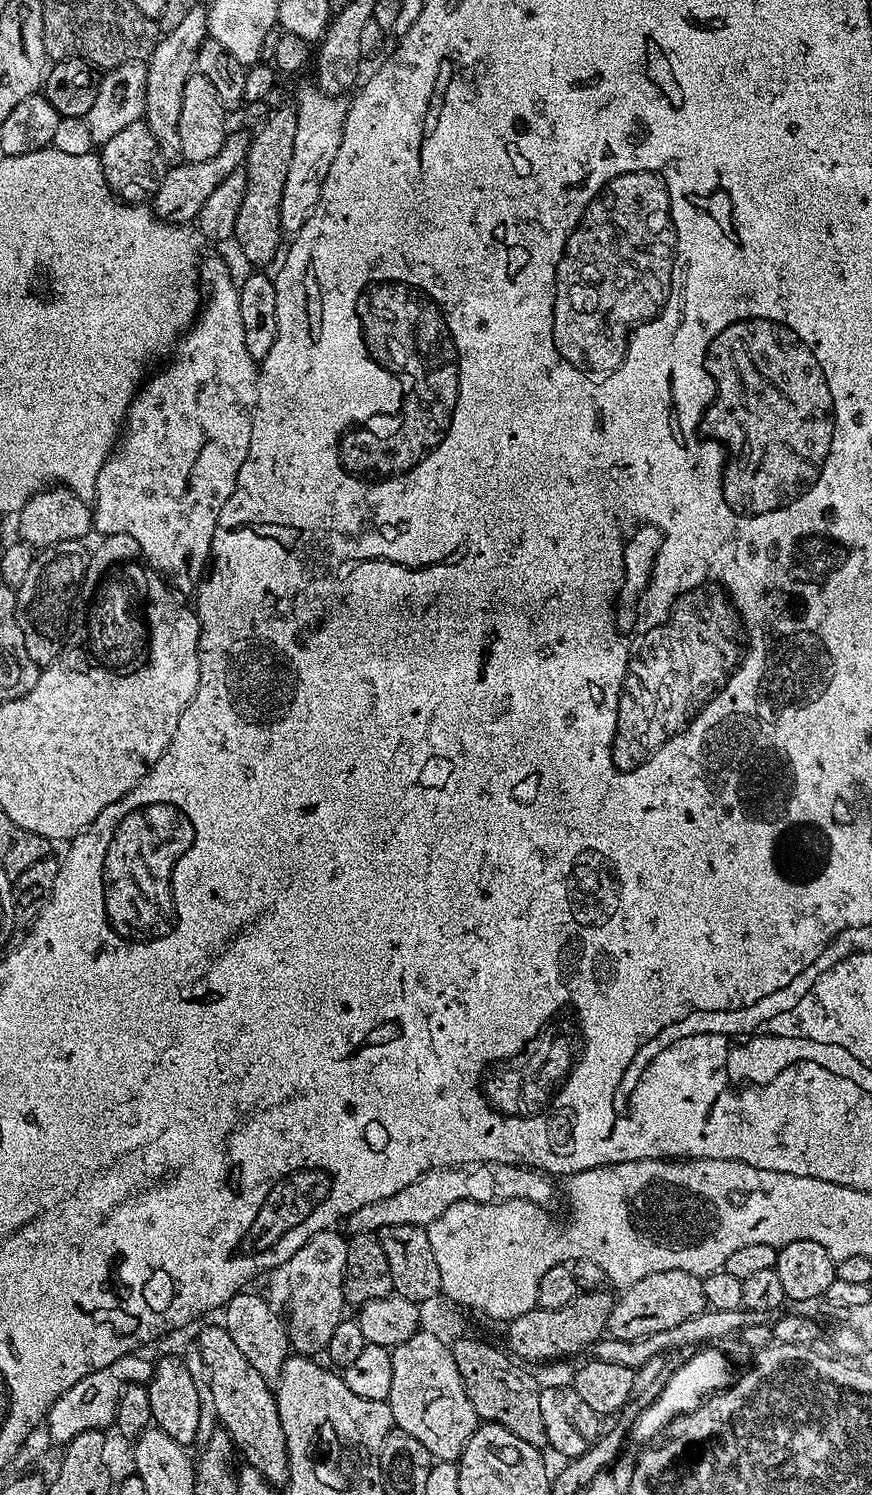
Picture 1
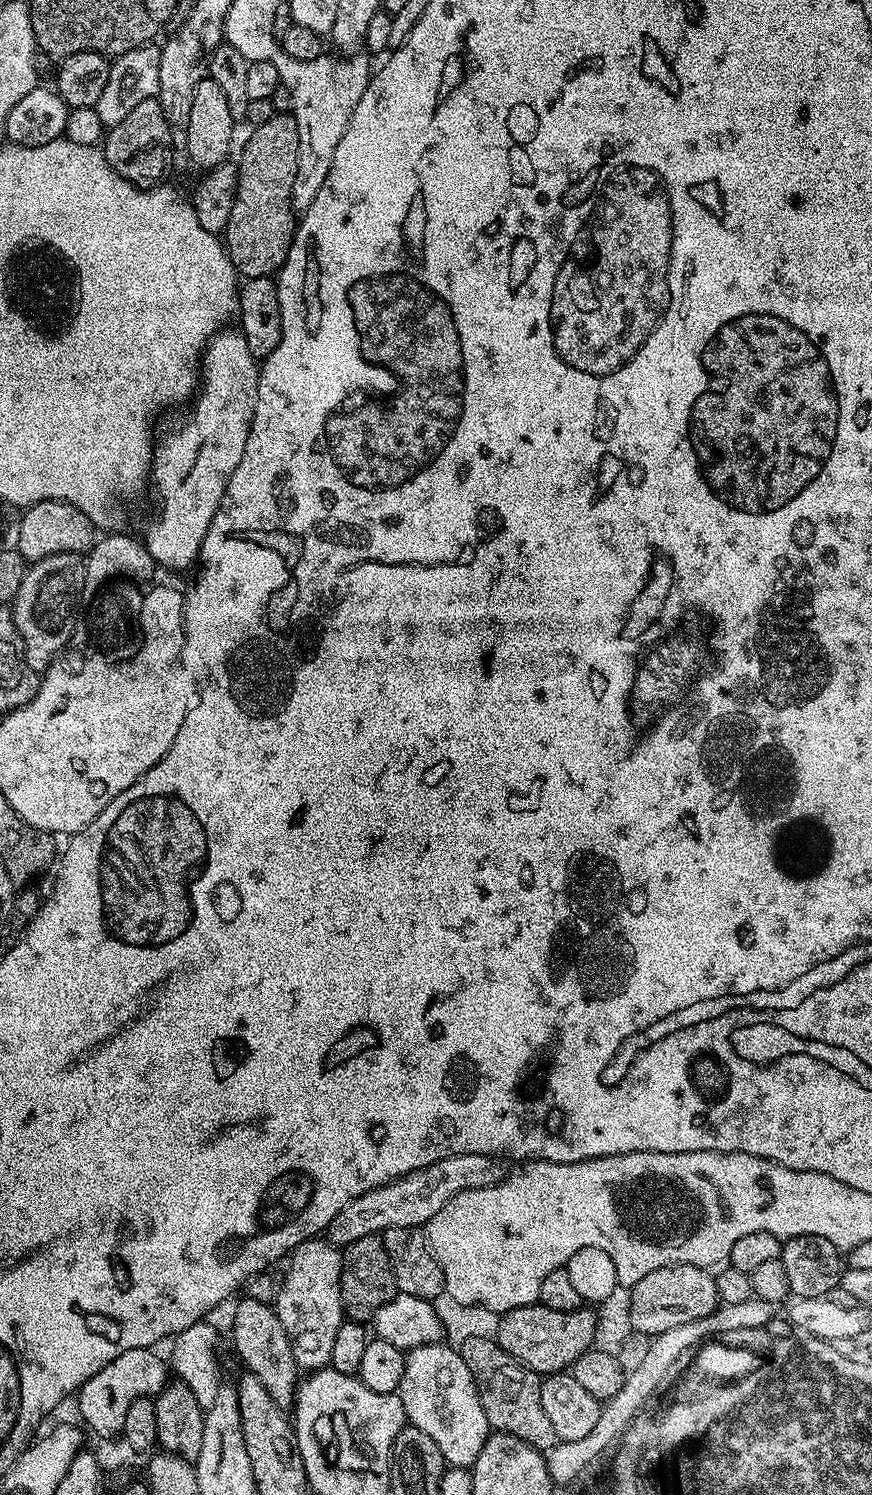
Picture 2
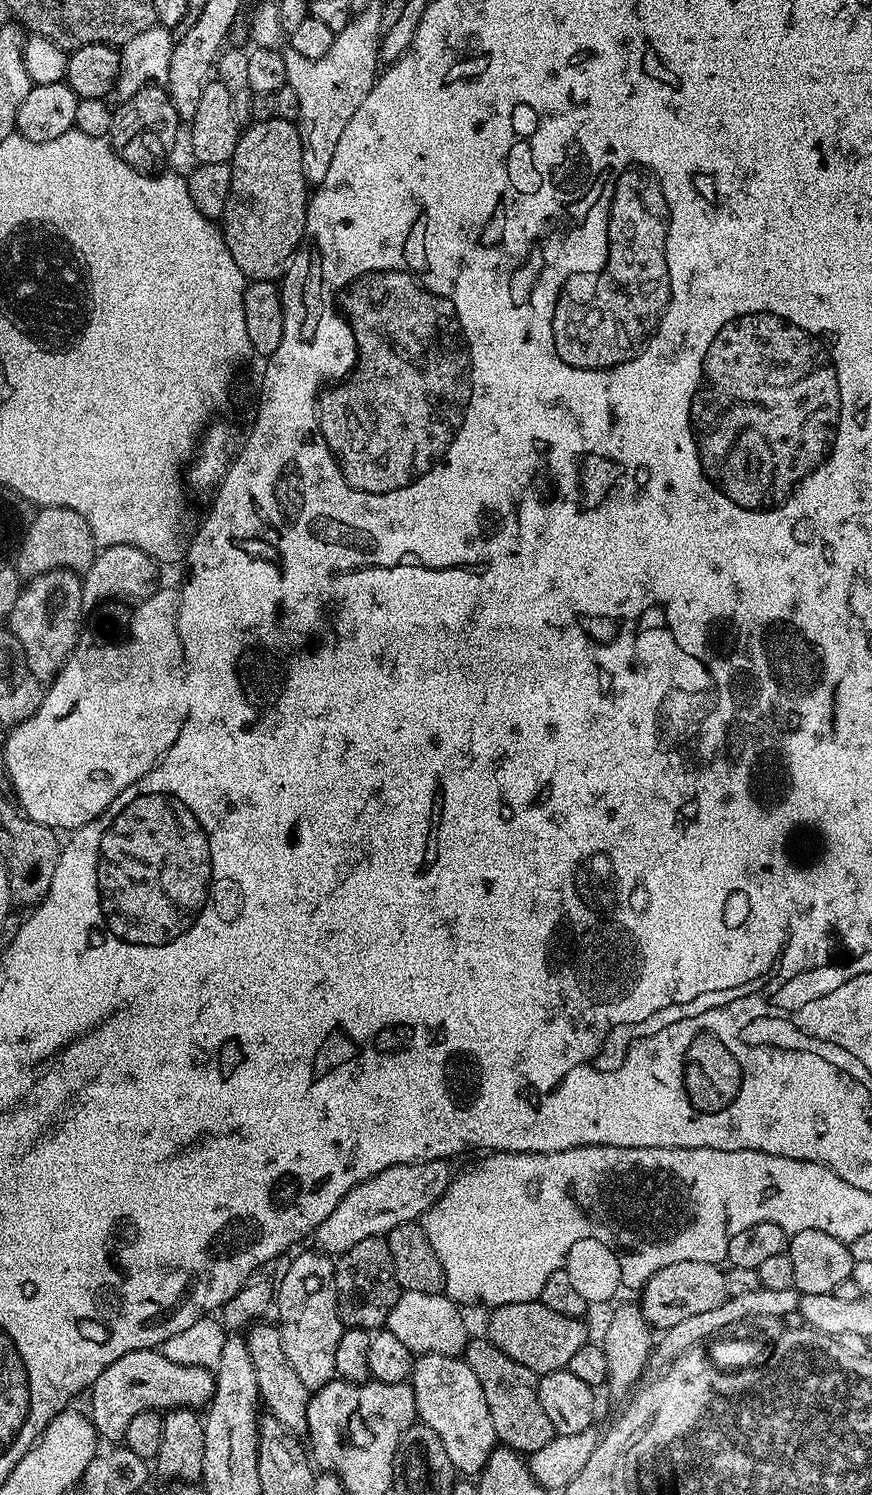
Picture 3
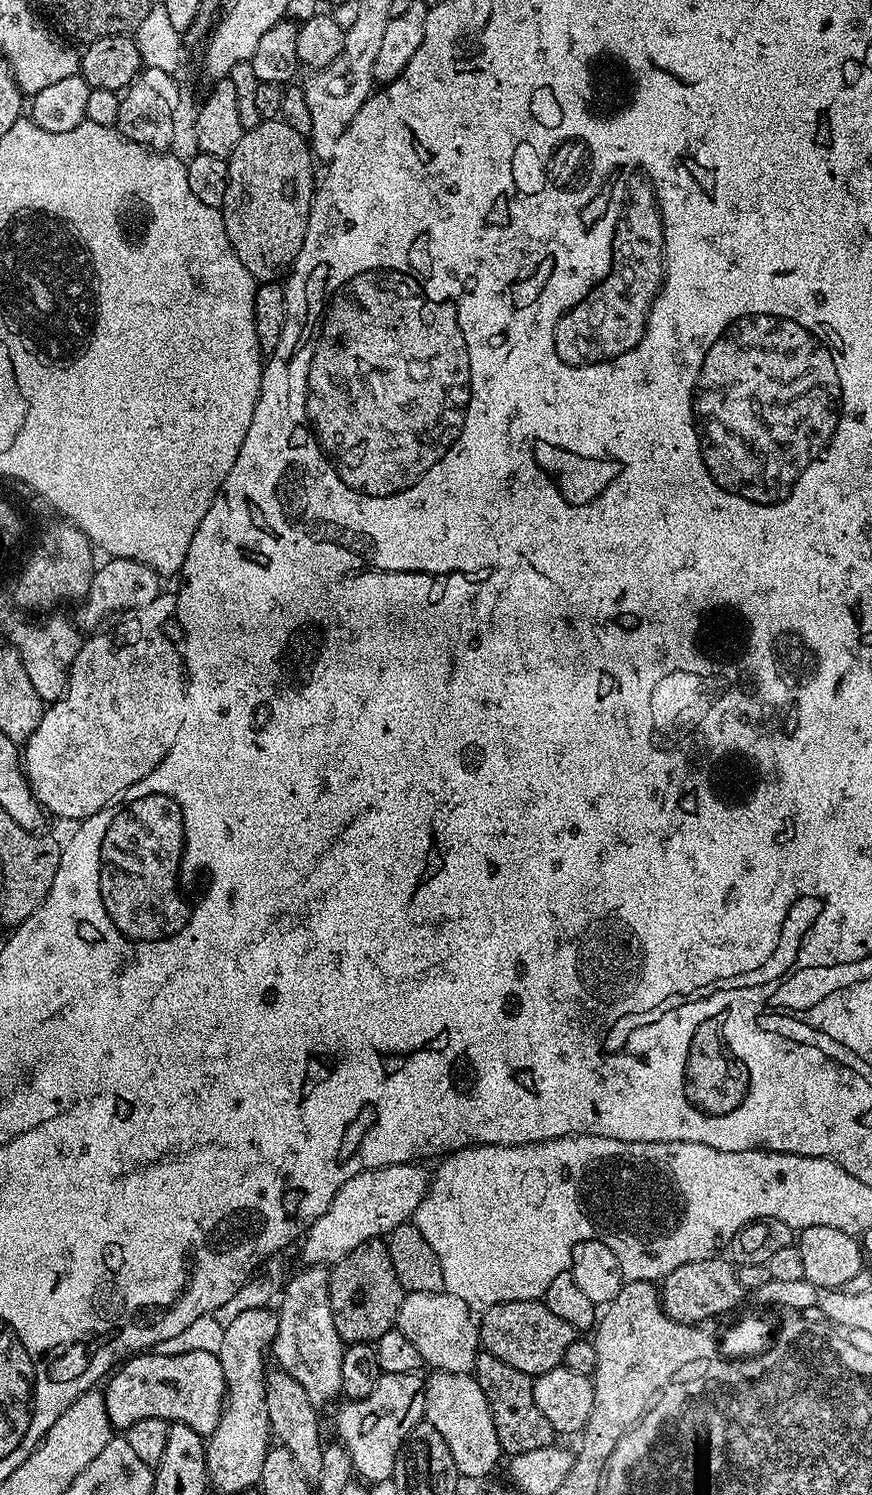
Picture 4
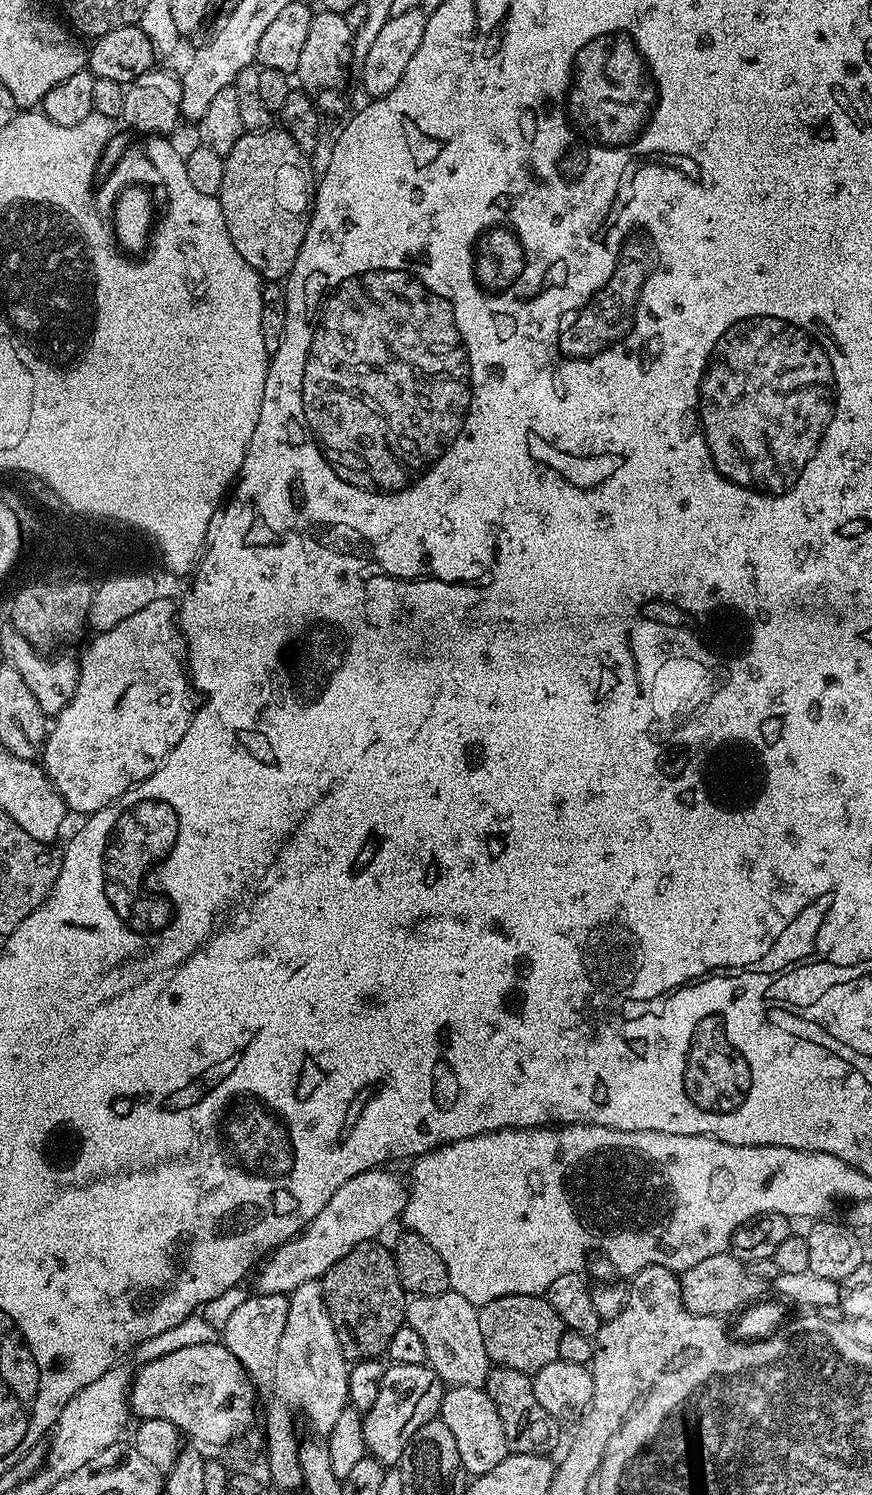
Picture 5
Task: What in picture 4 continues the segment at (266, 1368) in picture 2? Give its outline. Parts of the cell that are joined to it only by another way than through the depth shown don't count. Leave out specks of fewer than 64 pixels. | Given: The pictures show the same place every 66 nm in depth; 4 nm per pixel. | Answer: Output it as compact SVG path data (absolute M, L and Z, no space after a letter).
M273 1367L266 1376L266 1410L268 1411L268 1422L270 1432L276 1436L283 1447L292 1451L294 1462L300 1467L303 1476L309 1478L319 1477L322 1470L322 1454L325 1445L320 1444L320 1420L316 1417L317 1405L312 1403L310 1394L290 1378L290 1374L284 1368Z

